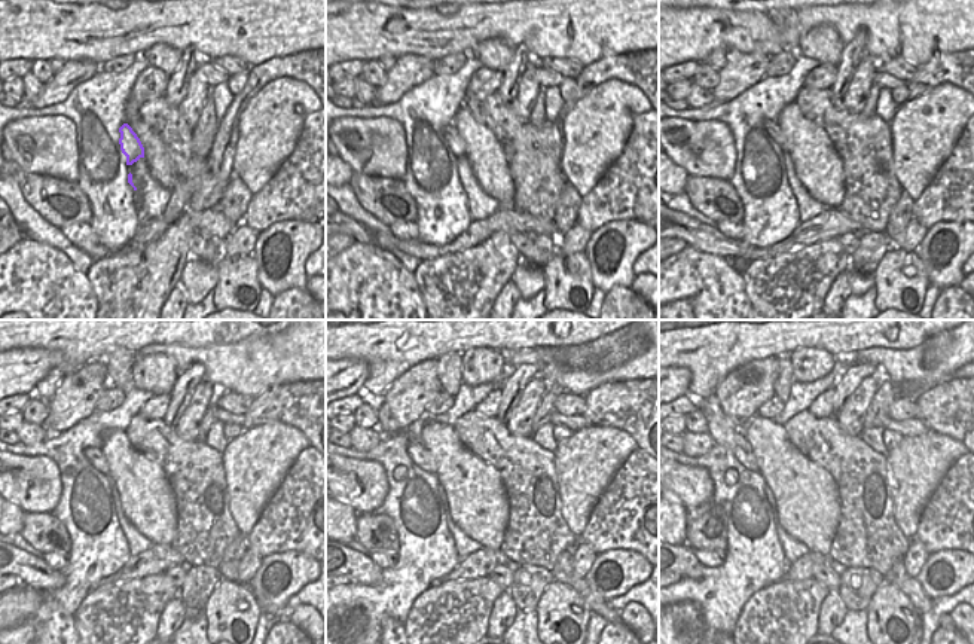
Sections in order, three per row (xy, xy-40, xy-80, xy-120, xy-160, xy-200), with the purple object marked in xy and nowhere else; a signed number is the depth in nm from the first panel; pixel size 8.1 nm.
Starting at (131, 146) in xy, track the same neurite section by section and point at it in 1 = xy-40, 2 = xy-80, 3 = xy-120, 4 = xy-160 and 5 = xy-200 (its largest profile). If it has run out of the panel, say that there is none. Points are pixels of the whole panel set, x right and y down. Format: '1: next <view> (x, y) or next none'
1: next xy-40 (457, 145)
2: next xy-80 (771, 127)
3: next xy-120 (95, 457)
4: next xy-160 (421, 457)
5: next xy-200 (723, 432)

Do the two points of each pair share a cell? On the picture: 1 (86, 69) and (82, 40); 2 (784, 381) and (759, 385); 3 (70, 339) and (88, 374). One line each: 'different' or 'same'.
1: different
2: different
3: different

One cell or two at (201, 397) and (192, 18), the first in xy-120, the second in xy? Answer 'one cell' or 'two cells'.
two cells

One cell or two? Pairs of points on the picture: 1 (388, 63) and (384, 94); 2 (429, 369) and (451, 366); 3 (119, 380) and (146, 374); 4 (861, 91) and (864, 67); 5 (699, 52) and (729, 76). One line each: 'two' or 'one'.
1: two
2: two
3: two
4: one
5: two

